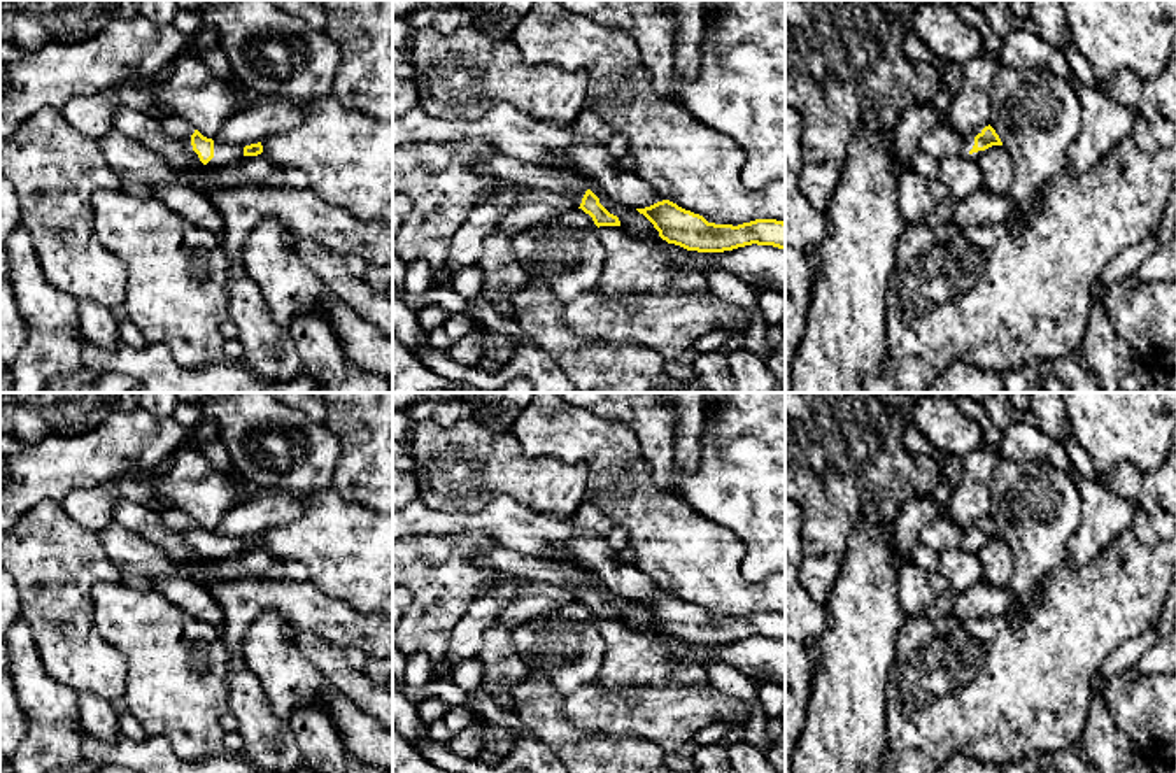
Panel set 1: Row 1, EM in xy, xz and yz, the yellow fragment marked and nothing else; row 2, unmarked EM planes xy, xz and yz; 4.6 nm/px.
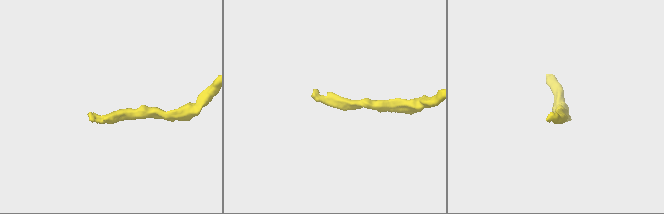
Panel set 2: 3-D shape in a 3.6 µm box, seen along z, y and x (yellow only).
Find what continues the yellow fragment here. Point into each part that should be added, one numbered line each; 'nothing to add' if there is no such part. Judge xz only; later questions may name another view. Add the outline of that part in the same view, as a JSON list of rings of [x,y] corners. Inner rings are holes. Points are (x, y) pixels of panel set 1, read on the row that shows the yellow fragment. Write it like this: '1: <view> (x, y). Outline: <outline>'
1: xz (505, 170). Outline: [[[496,152],[482,160],[475,170],[492,177],[499,186],[549,189],[580,207],[585,195],[582,175],[557,165],[535,165]]]

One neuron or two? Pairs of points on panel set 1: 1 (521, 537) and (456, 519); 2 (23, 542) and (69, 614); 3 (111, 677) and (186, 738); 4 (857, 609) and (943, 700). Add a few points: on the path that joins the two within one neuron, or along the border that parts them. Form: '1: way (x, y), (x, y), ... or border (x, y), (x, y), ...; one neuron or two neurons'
1: way (505, 521), (472, 521); one neuron
2: way (41, 560), (55, 574), (55, 596); one neuron
3: border (114, 647), (123, 656), (127, 666), (125, 696); two neurons
4: border (906, 617), (896, 637), (894, 665), (885, 689); two neurons

